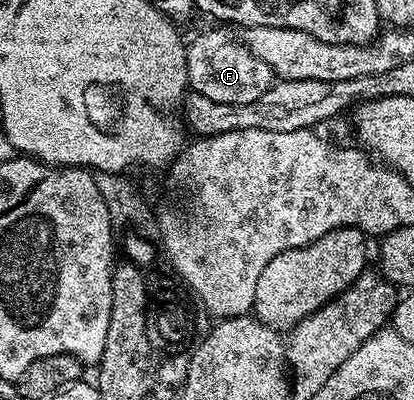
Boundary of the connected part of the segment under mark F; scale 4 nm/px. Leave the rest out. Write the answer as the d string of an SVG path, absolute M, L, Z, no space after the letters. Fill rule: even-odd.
M201 32L193 41L190 39L185 61L189 71L188 87L214 102L243 105L254 102L275 81L271 66L251 54L236 35L228 36L225 32Z

